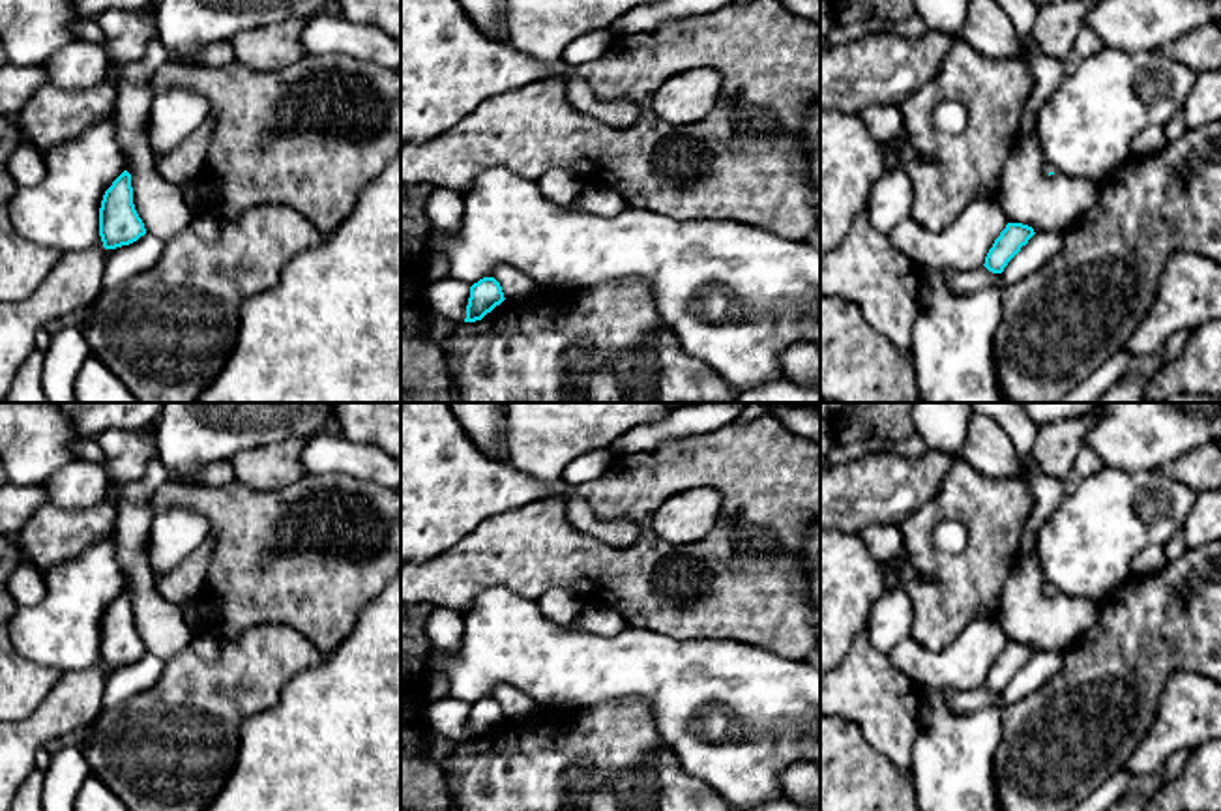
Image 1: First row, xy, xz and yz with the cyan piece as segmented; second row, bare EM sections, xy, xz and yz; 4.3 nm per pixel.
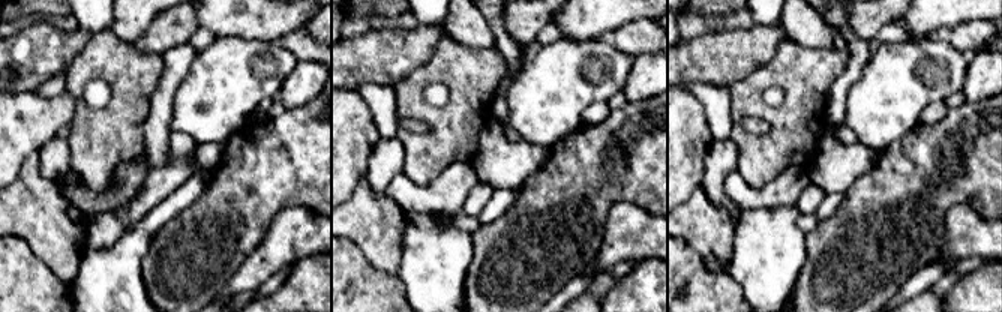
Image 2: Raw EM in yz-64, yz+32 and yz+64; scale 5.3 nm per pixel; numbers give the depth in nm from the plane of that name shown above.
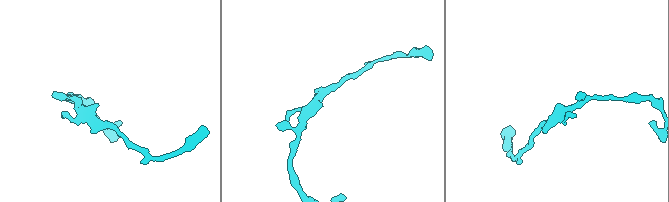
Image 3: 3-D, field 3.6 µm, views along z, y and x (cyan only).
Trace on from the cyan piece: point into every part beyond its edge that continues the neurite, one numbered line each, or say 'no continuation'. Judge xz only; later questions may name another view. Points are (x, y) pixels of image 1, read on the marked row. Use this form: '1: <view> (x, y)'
no continuation

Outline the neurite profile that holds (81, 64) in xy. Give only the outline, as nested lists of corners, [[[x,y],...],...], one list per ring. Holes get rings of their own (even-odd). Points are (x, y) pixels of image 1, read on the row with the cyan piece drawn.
[[[86,39],[69,41],[43,66],[49,84],[64,90],[88,90],[110,75],[105,47]]]

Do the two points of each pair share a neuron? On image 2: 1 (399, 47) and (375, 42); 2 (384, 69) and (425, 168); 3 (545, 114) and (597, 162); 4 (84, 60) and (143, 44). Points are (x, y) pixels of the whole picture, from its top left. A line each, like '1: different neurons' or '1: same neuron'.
1: same neuron
2: different neurons
3: different neurons
4: different neurons

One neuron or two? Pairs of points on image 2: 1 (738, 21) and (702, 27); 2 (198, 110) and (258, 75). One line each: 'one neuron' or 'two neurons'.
1: one neuron
2: one neuron

